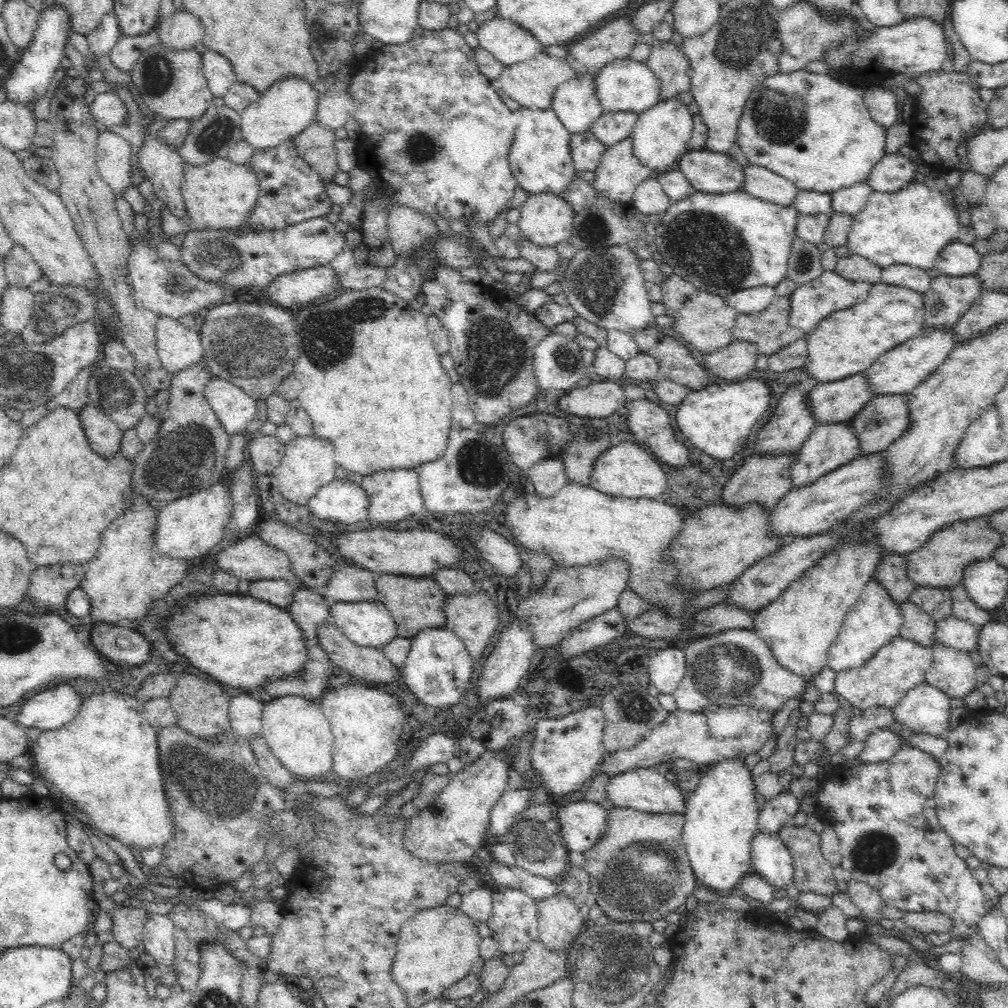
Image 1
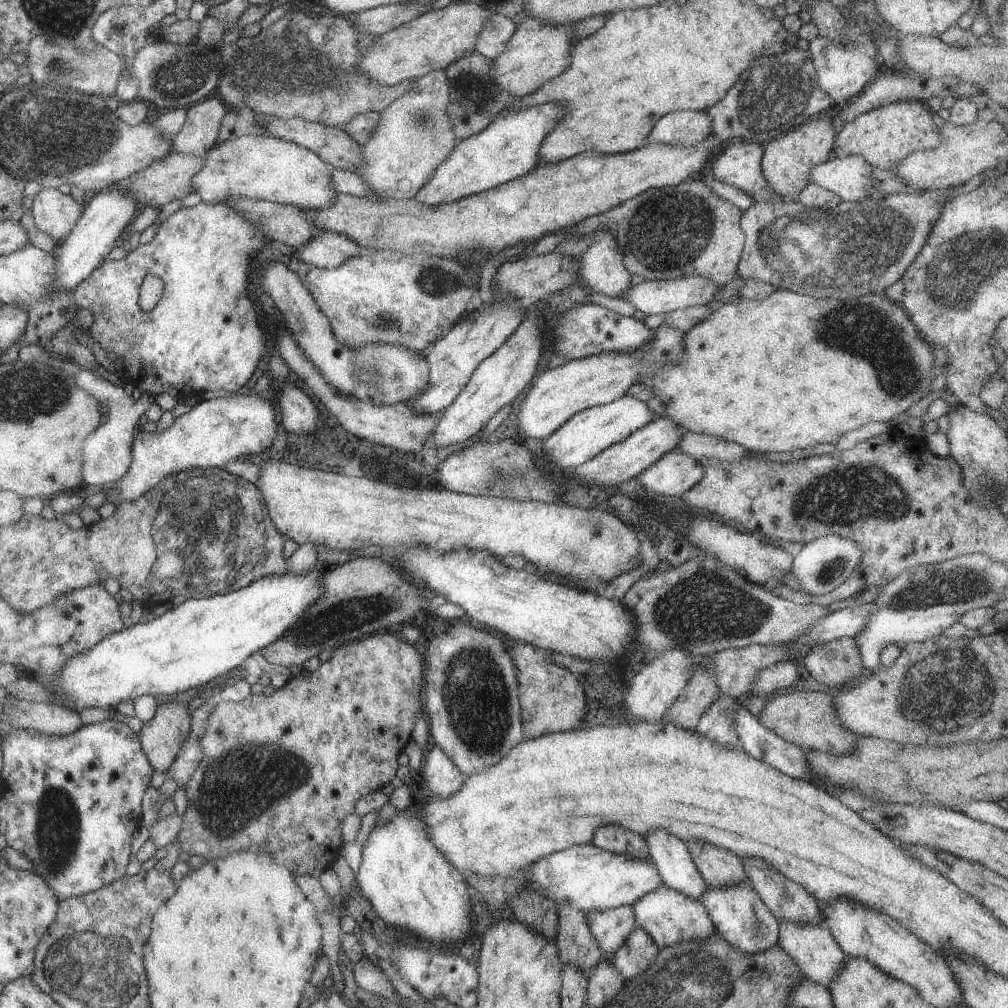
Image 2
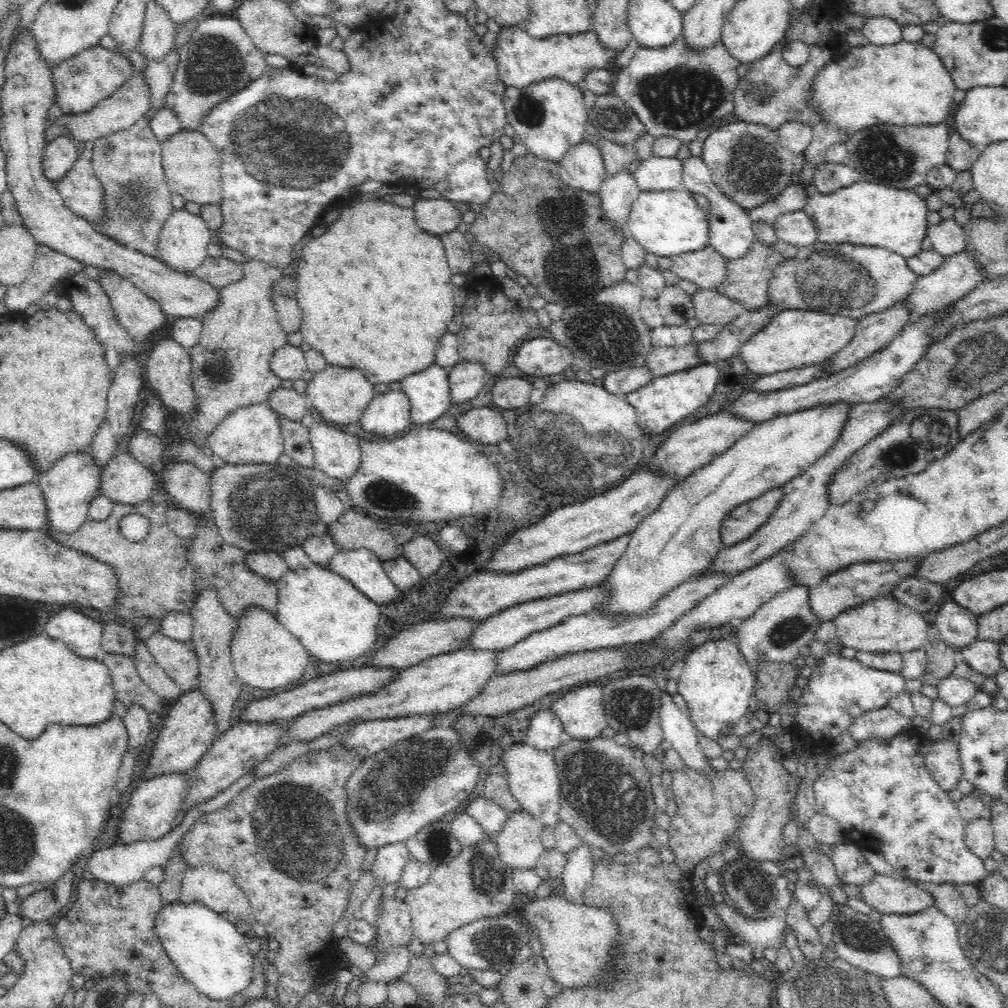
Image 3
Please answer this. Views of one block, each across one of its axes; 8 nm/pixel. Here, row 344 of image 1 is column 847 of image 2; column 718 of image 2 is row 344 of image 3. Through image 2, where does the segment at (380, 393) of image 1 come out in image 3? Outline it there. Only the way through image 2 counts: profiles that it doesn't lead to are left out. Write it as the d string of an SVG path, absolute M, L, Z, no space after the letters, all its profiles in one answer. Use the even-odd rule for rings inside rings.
M367 199L354 201L347 205L339 218L329 225L323 225L320 232L310 236L309 242L302 248L301 256L298 260L297 271L294 274L297 285L297 301L302 309L302 320L300 334L310 348L319 350L323 354L328 365L345 366L346 368L358 368L372 385L387 384L401 381L404 376L422 372L424 368L432 366L435 358L435 348L442 334L448 330L447 326L454 316L454 292L452 291L452 271L449 269L445 248L439 235L424 232L415 221L413 207L402 208L393 202Z

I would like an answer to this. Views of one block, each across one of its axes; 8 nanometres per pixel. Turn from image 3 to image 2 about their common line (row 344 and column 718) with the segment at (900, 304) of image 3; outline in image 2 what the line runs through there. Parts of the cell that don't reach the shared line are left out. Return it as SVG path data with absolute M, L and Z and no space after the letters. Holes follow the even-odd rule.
M700 841L686 844L696 868L708 885L719 887L746 881L744 864L736 853Z

